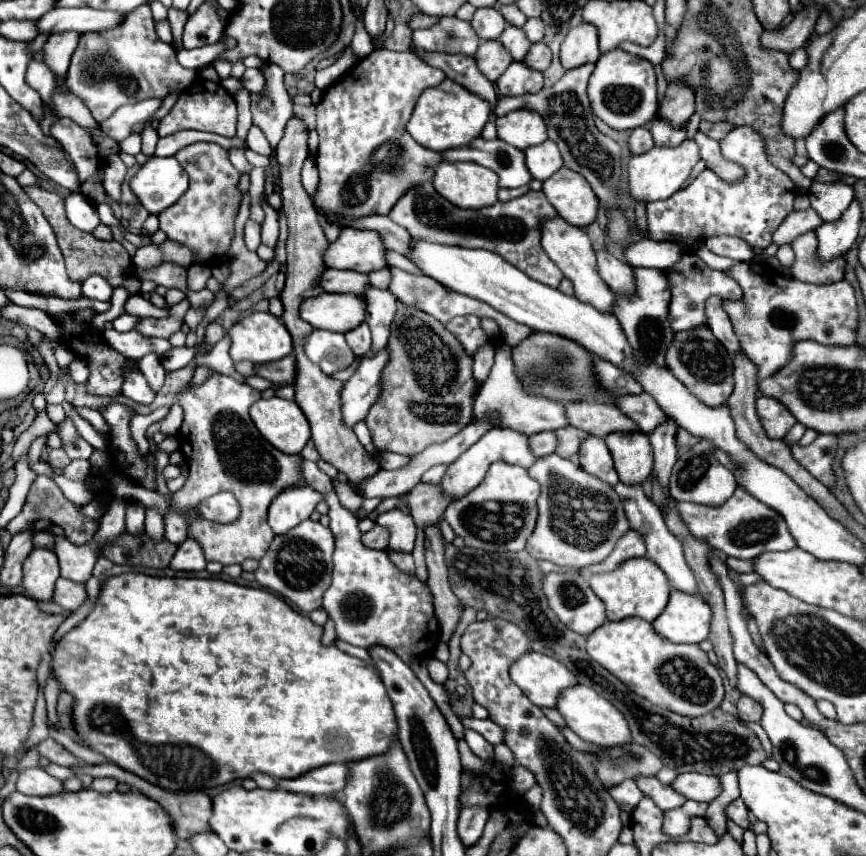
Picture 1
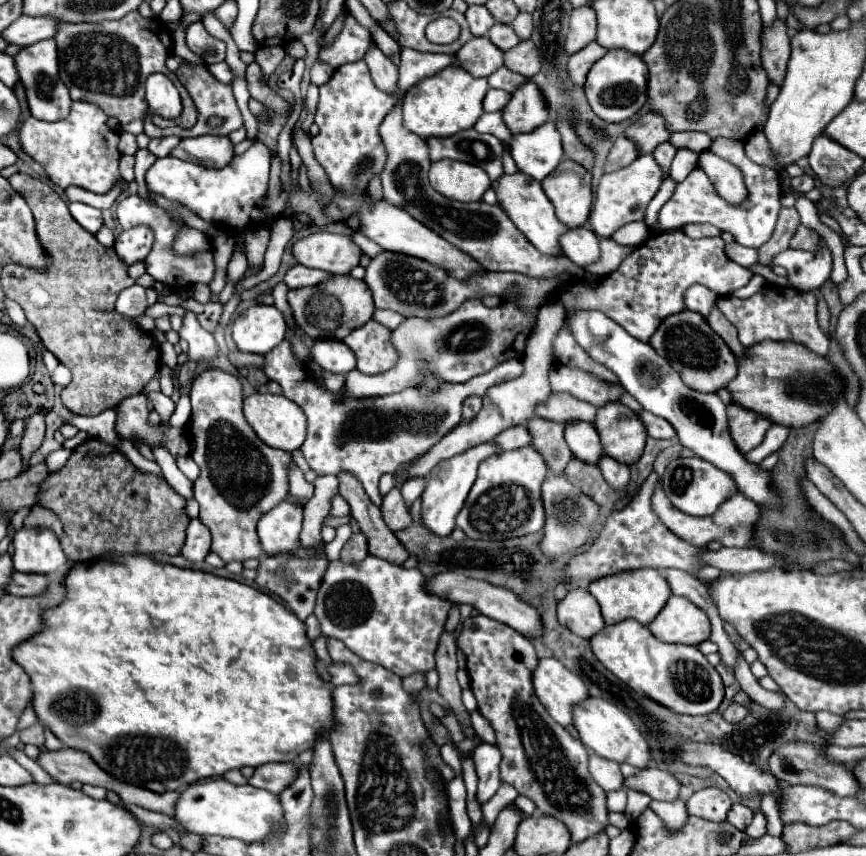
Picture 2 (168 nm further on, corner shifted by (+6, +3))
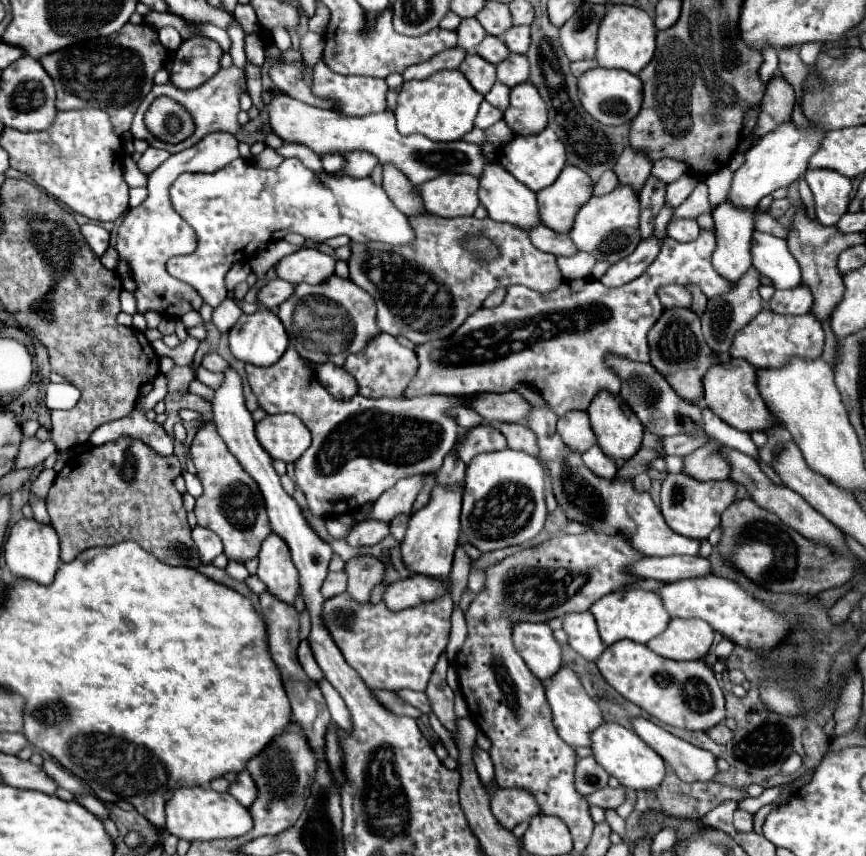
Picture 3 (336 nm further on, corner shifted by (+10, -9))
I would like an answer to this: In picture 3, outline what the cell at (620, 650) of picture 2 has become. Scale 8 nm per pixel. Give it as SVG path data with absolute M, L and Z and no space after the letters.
M623 639L611 647L605 647L595 663L617 693L667 725L691 731L709 731L726 718L723 691L711 667L703 661L665 659L641 643Z

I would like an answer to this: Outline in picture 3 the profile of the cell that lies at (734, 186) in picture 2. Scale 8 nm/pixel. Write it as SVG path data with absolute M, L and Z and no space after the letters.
M725 199L719 207L713 209L713 221L715 221L715 235L717 235L717 249L713 253L713 267L719 271L721 277L737 283L739 277L751 267L751 253L749 253L749 241L755 231L755 215L757 213L767 213L767 209L747 209L747 207L735 207Z

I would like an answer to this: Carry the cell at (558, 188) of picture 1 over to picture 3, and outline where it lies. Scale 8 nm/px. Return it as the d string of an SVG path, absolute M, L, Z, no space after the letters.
M575 165L563 167L563 175L559 175L551 187L537 193L543 225L557 233L569 233L579 207L583 207L591 195L593 181L589 175Z

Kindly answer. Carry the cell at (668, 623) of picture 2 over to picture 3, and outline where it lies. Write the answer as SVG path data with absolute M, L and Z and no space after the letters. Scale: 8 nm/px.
M671 619L667 629L647 643L661 657L687 661L703 659L713 645L715 631L701 619Z

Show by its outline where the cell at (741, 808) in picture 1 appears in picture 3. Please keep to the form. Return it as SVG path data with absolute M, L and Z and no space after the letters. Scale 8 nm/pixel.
M737 809L733 815L733 825L735 825L735 831L739 831L739 833L753 831L753 817L747 811Z

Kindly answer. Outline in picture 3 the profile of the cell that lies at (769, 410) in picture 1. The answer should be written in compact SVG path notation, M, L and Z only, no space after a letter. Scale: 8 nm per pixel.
M709 439L703 447L695 449L691 455L685 457L685 473L699 479L699 481L723 481L729 479L731 463L727 463L725 453L721 451L723 445L719 441Z

